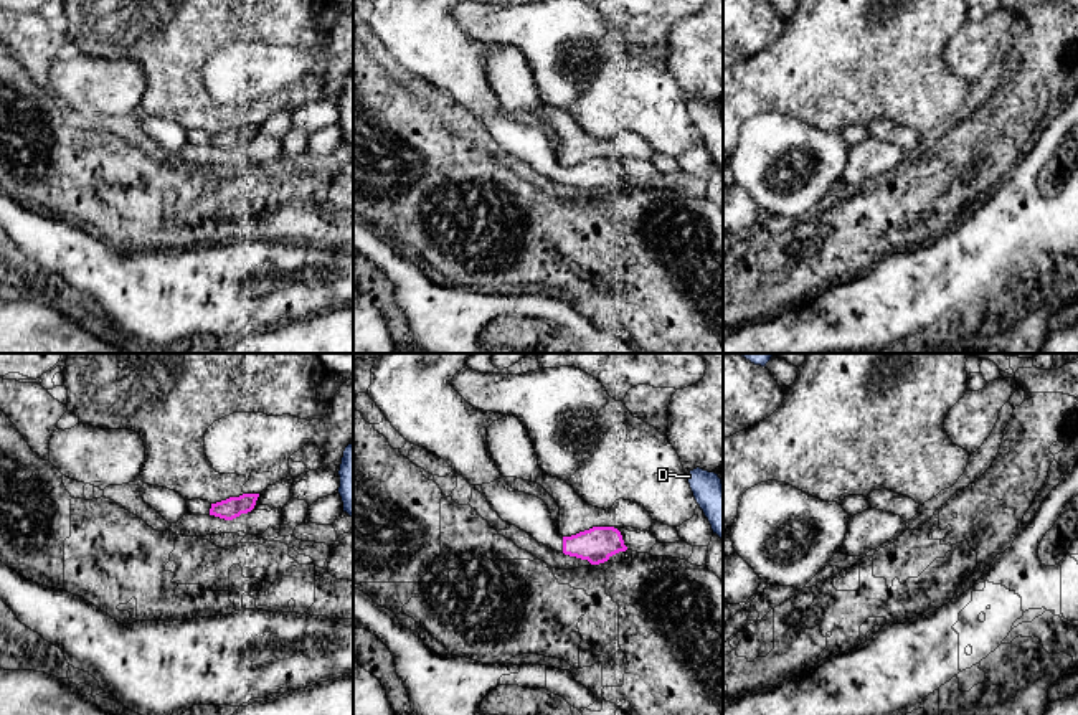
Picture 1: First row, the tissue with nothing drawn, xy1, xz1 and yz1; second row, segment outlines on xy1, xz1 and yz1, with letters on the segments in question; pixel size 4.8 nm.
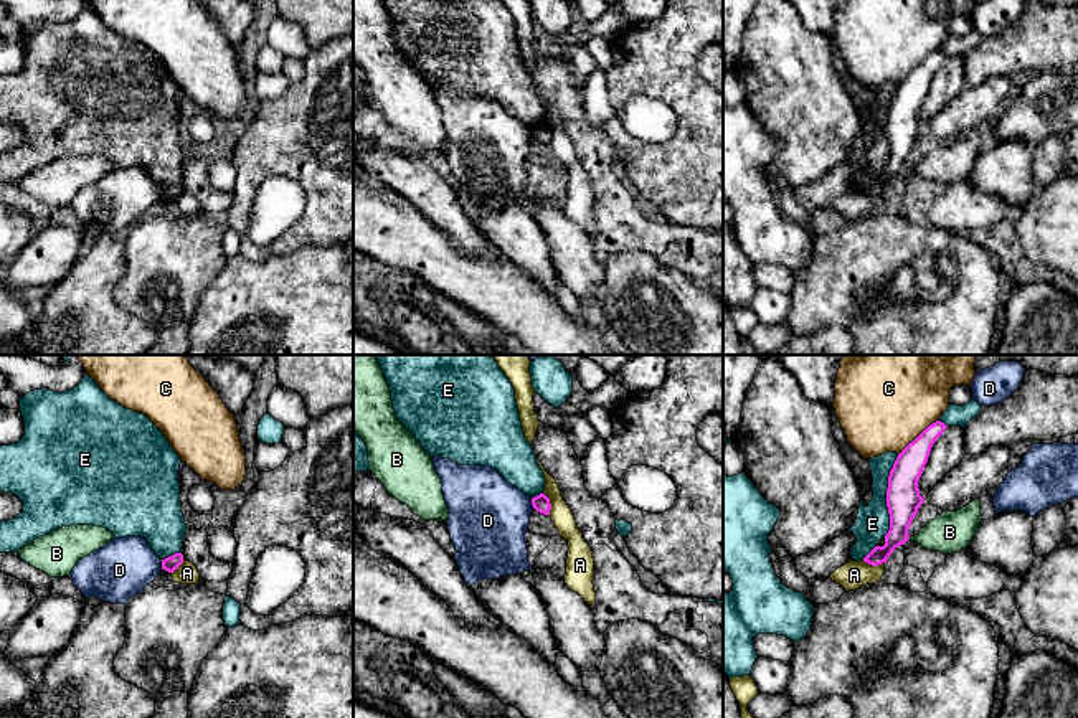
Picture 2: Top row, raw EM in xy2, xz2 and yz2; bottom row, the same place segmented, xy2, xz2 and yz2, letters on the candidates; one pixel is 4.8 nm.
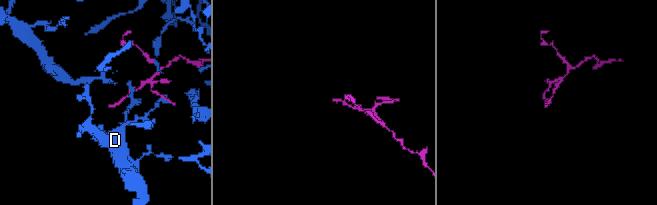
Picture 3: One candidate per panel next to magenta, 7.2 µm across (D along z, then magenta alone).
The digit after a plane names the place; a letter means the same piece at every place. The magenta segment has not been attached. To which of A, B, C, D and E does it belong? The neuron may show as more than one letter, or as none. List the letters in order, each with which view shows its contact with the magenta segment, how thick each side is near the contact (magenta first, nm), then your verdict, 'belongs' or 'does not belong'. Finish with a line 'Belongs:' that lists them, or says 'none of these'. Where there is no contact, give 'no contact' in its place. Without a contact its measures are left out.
A: meets magenta in xz2; 80 nm thick on the magenta side, 110 nm on the other; does not belong
B: meets magenta in yz2; 170 nm thick on the magenta side, 200 nm on the other; does not belong
C: meets magenta in yz2; 150 nm thick on the magenta side, 500 nm on the other; does not belong
D: meets magenta in xy2; 70 nm thick on the magenta side, 280 nm on the other; does not belong
E: meets magenta in yz2; 170 nm thick on the magenta side, 170 nm on the other; does not belong
Belongs: none of these

